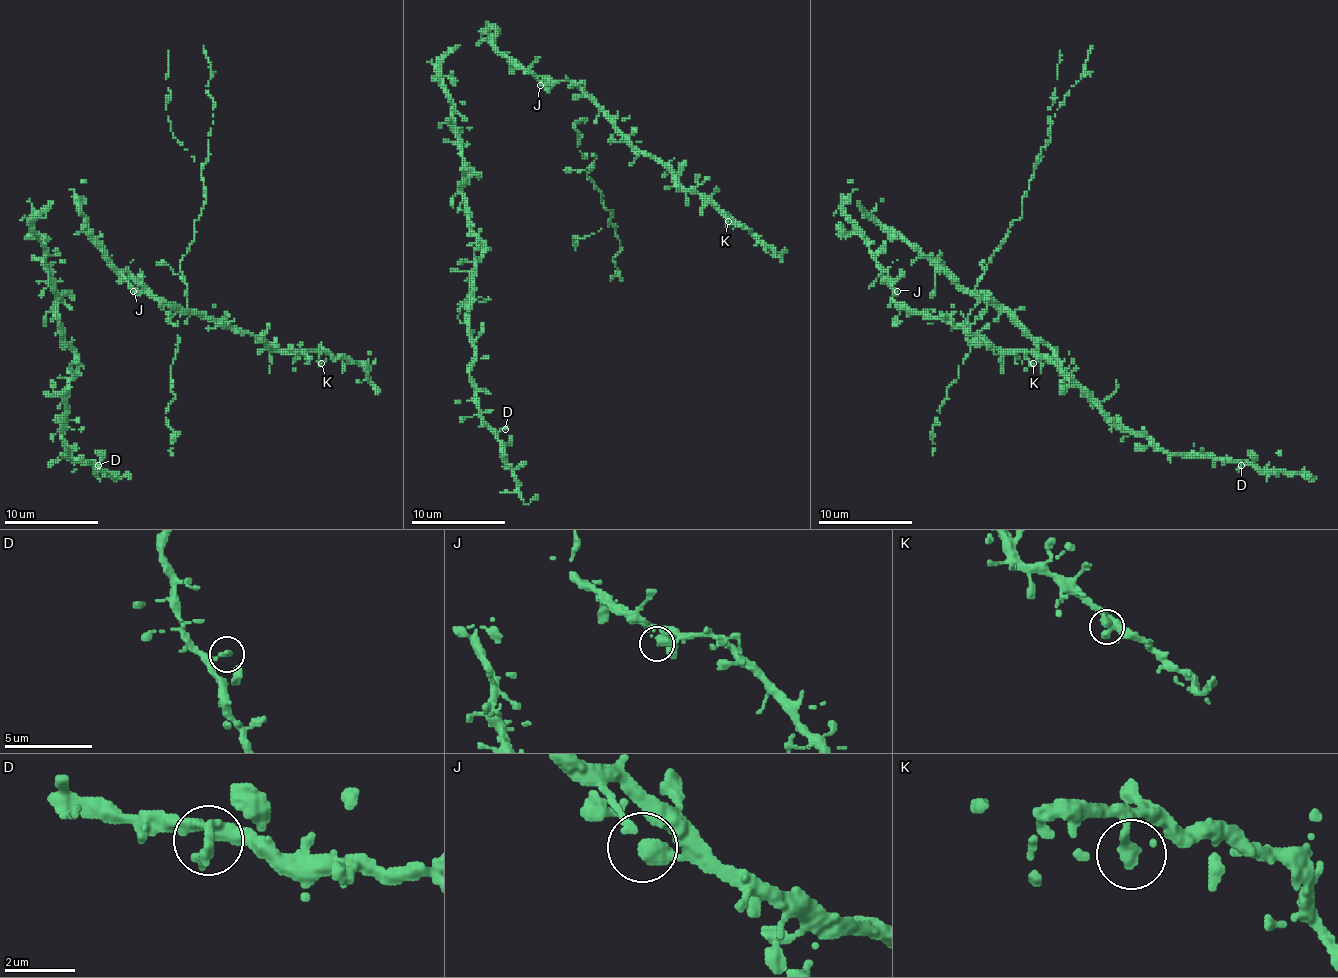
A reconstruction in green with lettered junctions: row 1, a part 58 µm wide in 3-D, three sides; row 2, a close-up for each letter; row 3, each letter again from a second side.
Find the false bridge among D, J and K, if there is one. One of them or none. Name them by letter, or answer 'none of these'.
none of these

